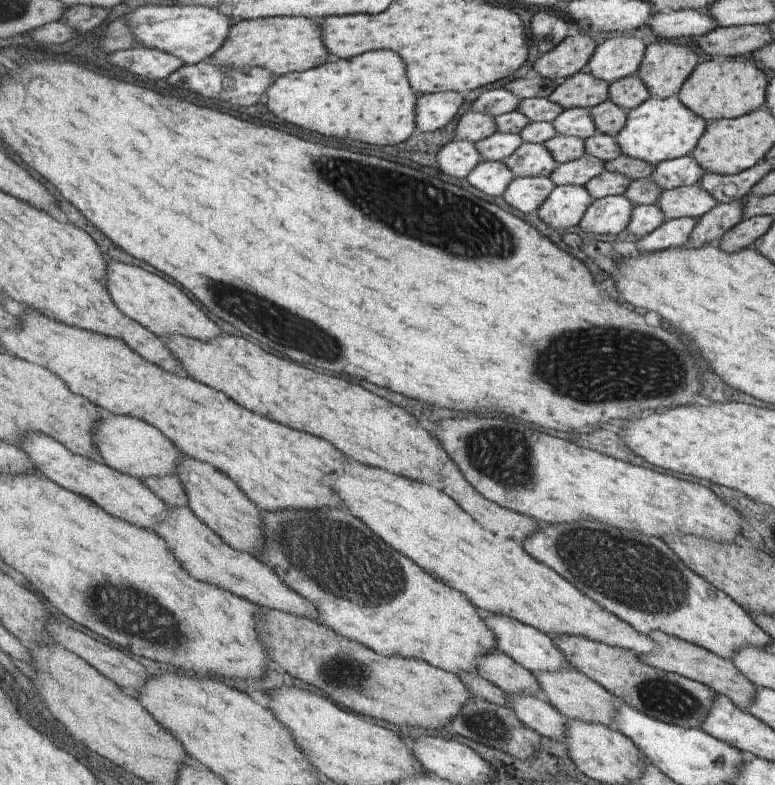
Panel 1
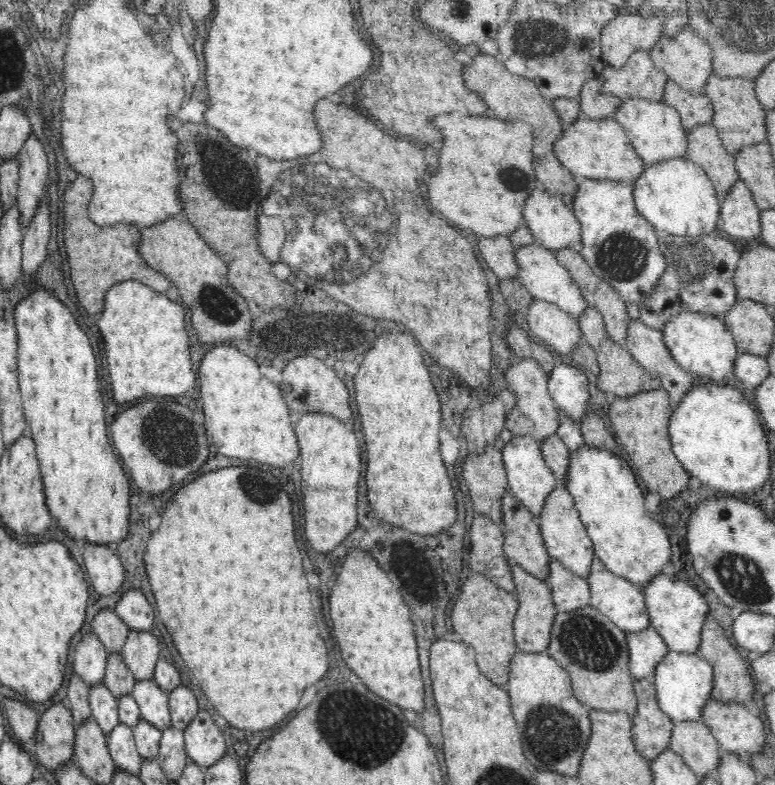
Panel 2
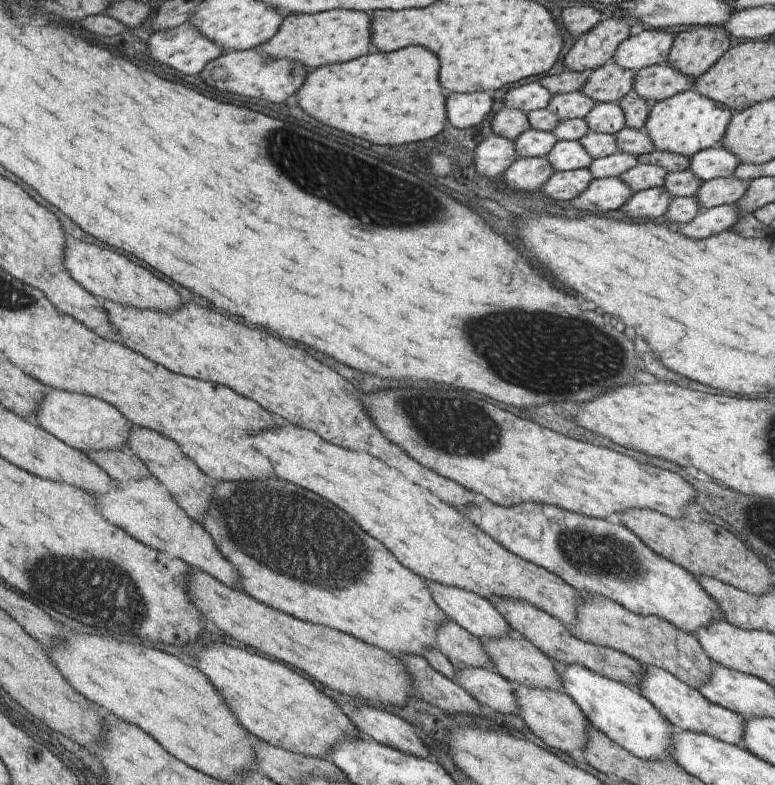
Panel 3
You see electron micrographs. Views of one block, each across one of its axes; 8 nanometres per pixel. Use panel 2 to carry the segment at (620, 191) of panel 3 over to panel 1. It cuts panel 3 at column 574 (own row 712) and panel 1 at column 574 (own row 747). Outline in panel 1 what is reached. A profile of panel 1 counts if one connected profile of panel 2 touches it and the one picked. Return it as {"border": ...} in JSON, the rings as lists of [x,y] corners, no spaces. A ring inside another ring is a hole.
{"border":[[[554,186],[549,197],[537,208],[537,216],[551,228],[571,228],[578,225],[592,201],[584,186]]]}

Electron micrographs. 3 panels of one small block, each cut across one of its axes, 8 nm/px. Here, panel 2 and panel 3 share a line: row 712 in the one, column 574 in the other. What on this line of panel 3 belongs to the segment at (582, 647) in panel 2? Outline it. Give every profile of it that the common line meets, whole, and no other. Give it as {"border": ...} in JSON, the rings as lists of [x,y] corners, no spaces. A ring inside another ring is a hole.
{"border":[[[582,594],[582,602],[576,609],[576,624],[569,628],[569,632],[586,643],[609,647],[642,664],[659,667],[694,689],[707,683],[712,669],[718,665],[708,657],[695,635],[685,633],[655,615],[642,617],[627,612],[625,607],[608,598]]]}

